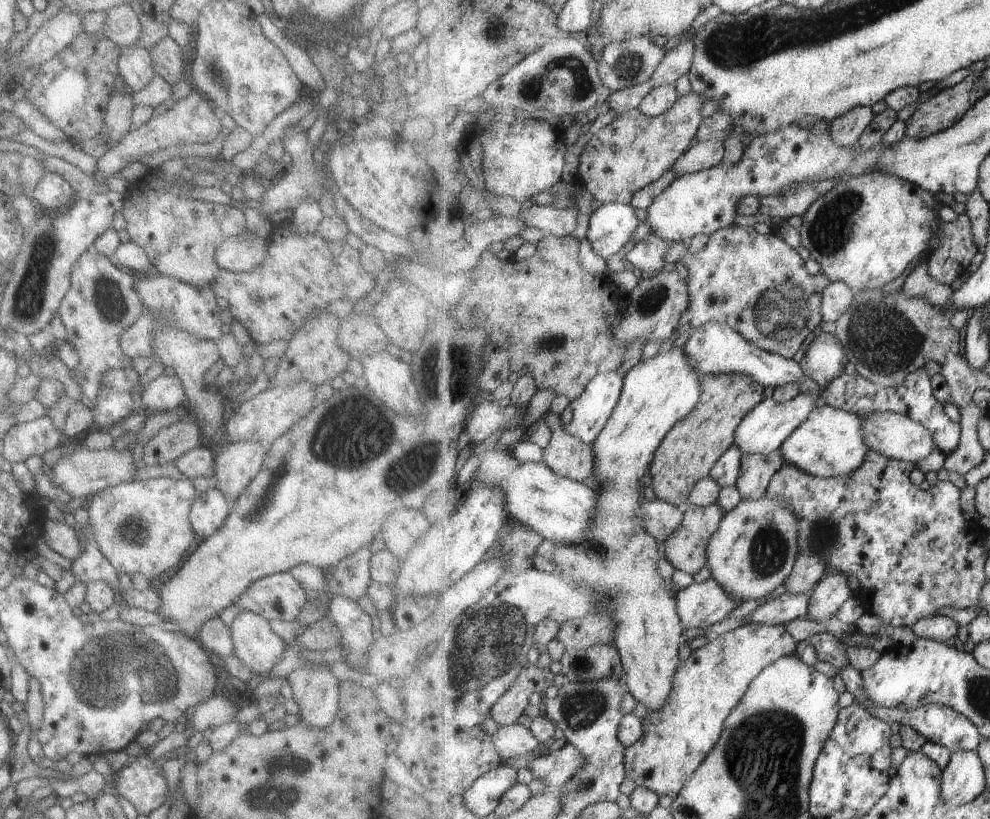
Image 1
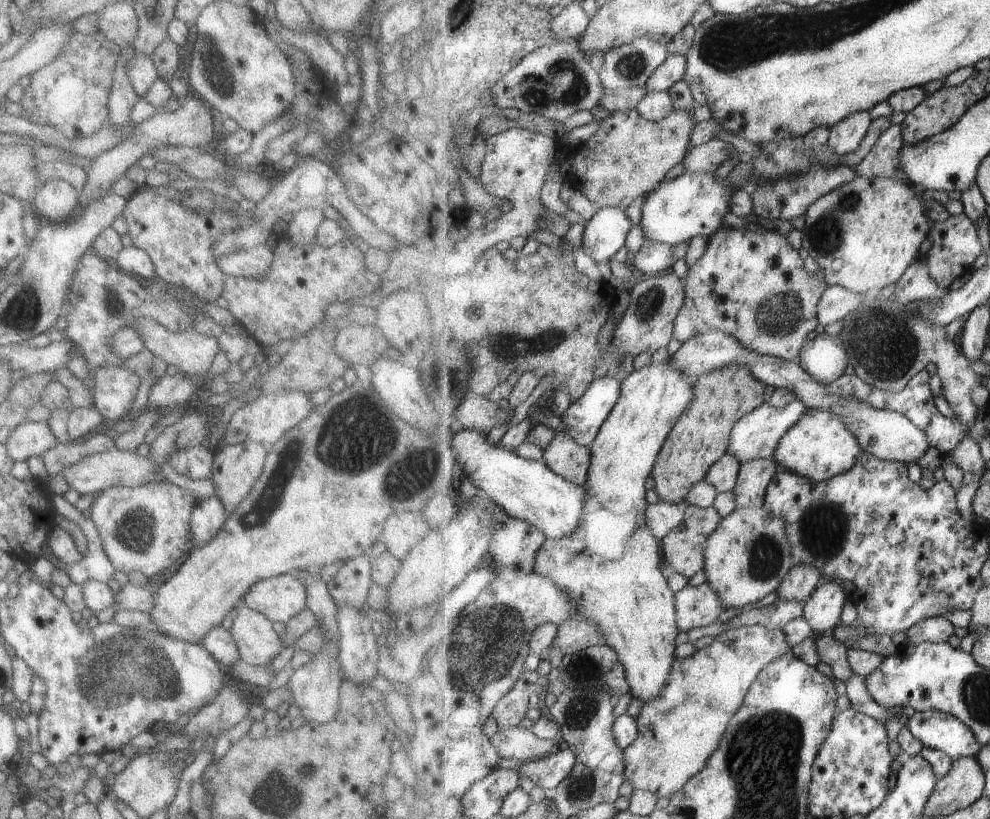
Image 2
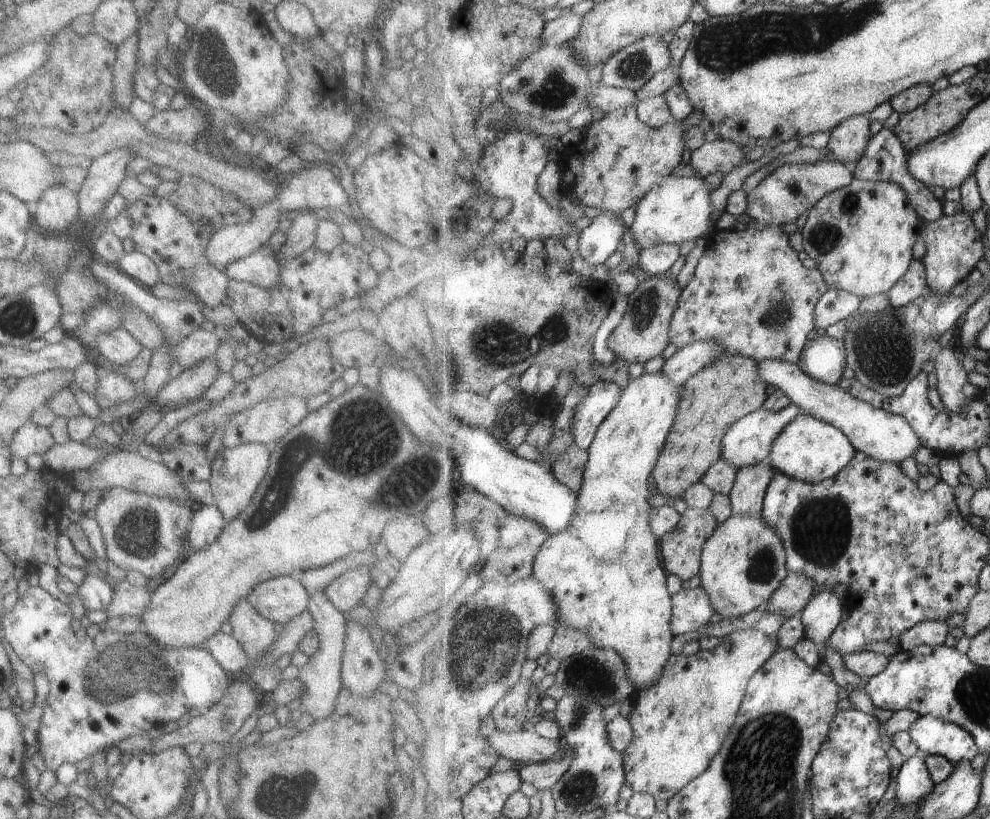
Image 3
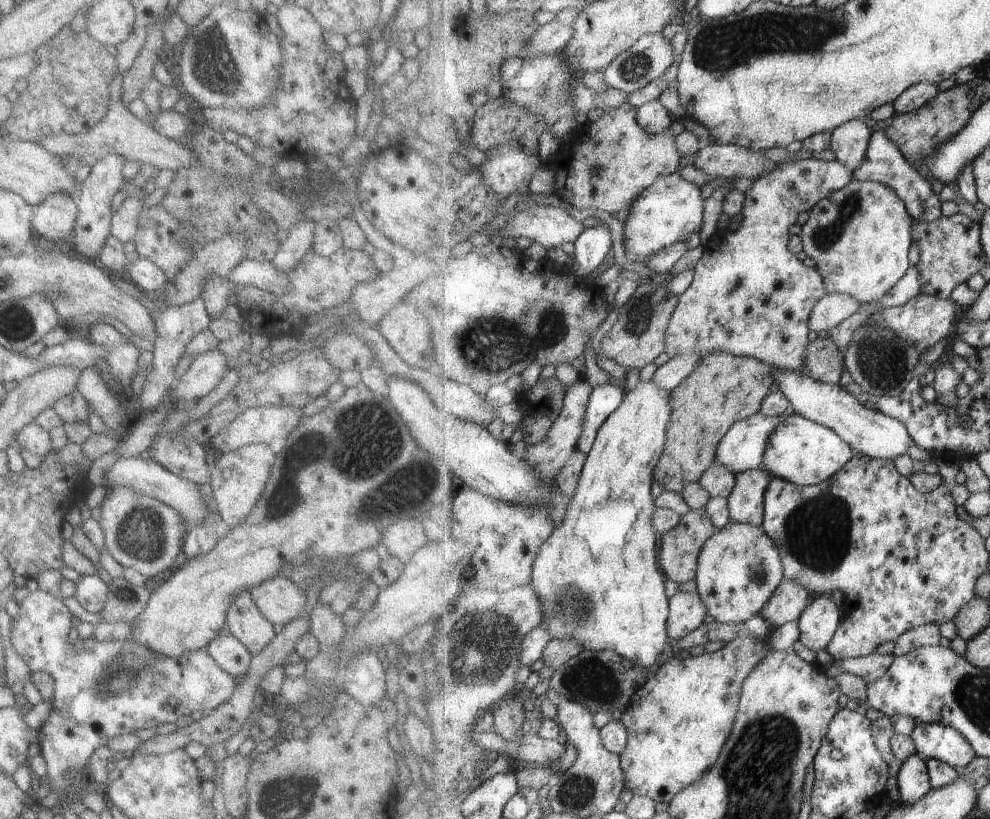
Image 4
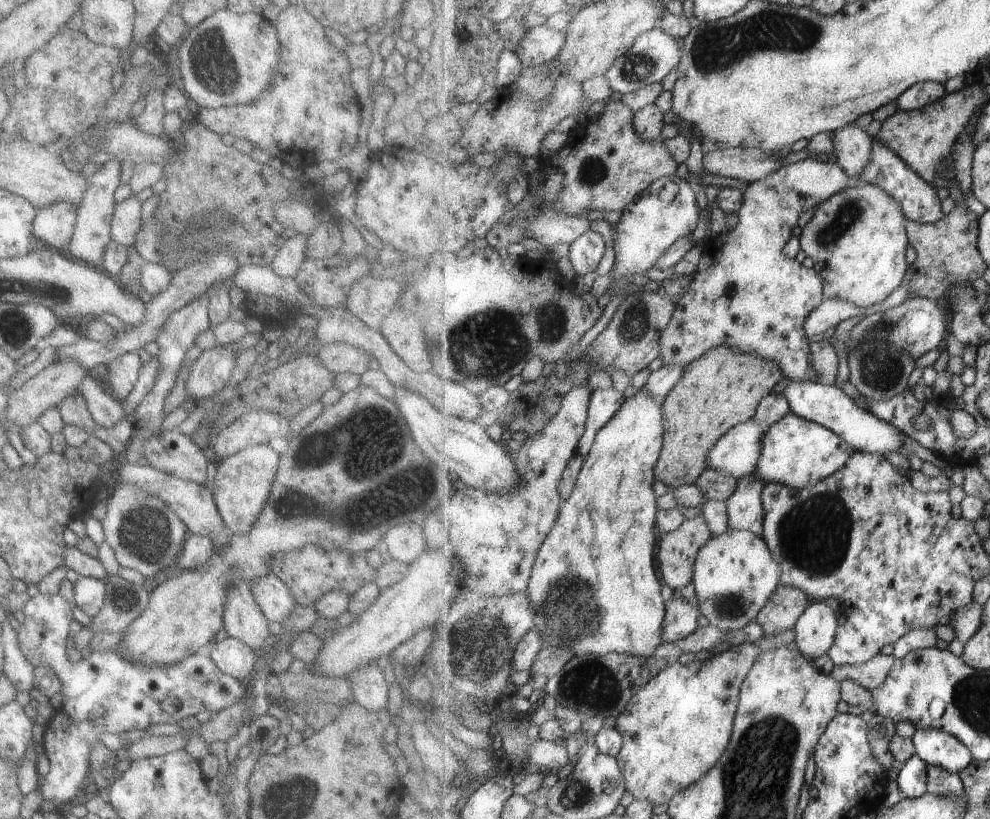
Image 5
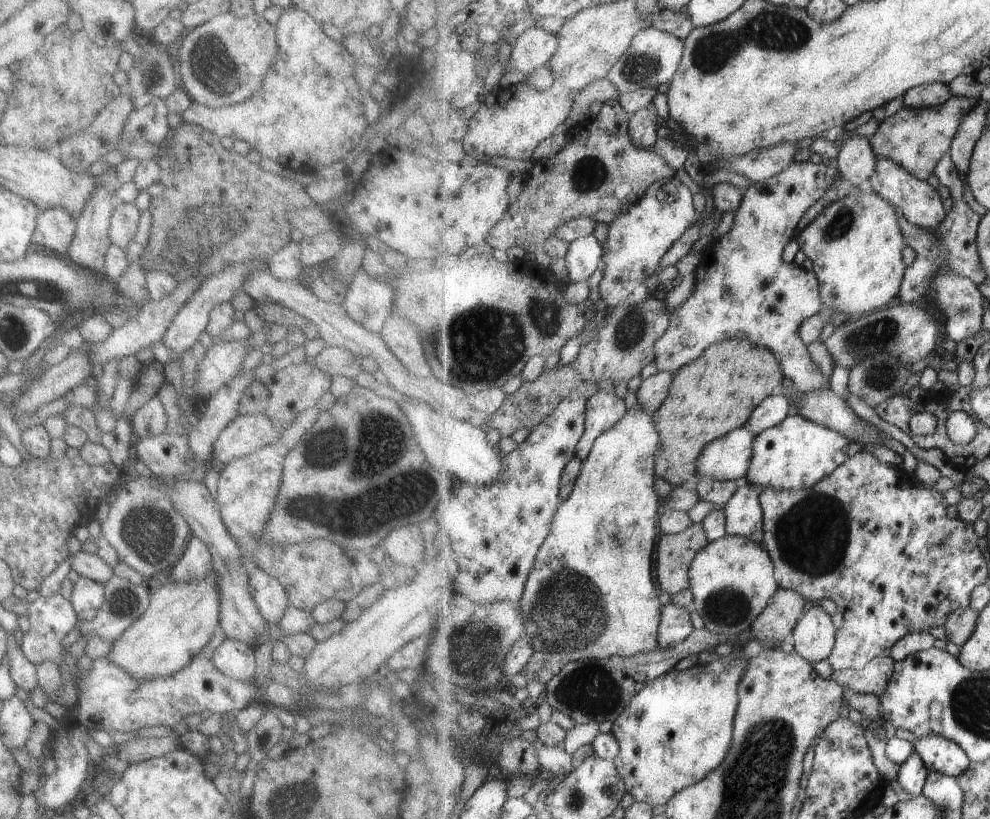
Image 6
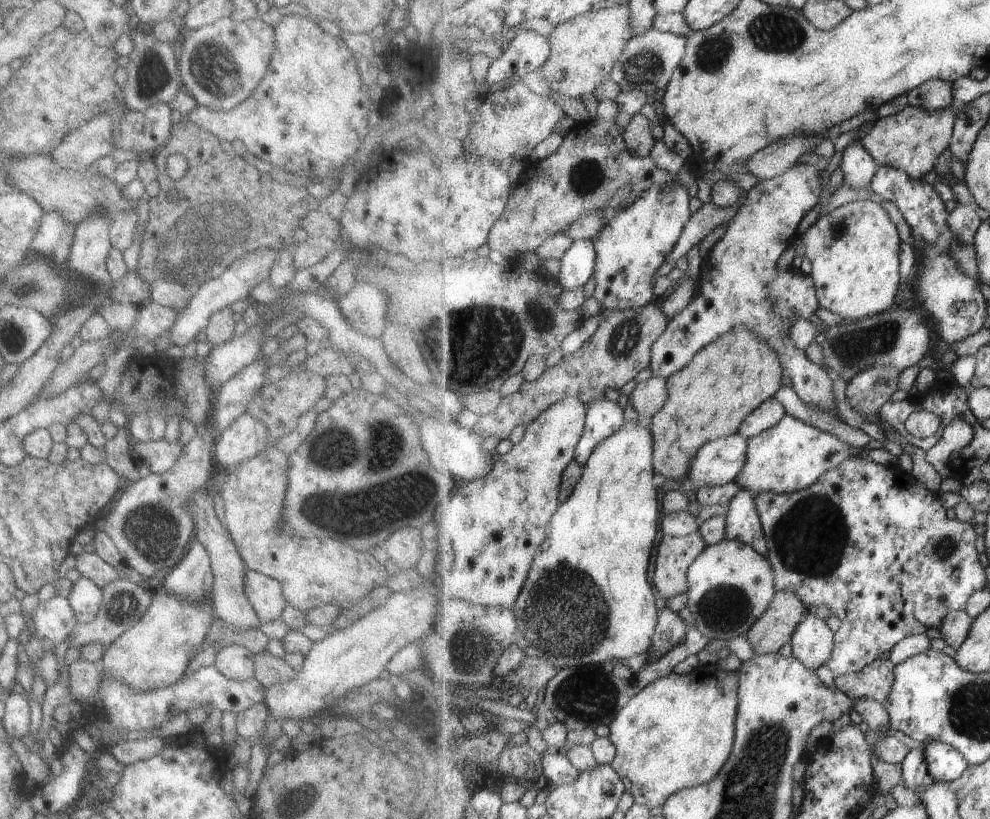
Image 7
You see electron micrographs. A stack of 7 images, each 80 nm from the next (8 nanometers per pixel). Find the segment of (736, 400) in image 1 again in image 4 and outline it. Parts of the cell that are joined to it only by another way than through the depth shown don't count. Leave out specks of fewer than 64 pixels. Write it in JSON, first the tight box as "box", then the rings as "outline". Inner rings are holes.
{"box":[654,352,773,493],"outline":[[[727,352],[703,357],[697,370],[672,391],[673,416],[664,454],[654,473],[657,483],[675,493],[698,483],[716,462],[717,448],[725,434],[737,422],[760,413],[773,382],[773,367],[760,359]]]}

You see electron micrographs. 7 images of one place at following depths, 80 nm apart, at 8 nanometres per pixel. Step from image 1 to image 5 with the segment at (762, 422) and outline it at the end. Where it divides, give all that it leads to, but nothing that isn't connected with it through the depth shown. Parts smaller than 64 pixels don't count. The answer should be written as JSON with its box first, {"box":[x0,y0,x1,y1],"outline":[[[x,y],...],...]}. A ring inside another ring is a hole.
{"box":[709,420,767,479],"outline":[[[755,420],[735,426],[711,450],[709,466],[737,479],[756,472],[767,428]]]}

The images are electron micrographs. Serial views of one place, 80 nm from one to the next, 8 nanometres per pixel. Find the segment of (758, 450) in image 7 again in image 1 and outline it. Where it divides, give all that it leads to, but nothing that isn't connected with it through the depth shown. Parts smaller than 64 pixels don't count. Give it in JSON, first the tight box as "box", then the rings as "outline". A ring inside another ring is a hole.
{"box":[780,403,871,478],"outline":[[[820,403],[810,418],[787,438],[780,450],[786,463],[812,476],[834,478],[859,470],[871,448],[865,442],[865,426],[860,415]]]}

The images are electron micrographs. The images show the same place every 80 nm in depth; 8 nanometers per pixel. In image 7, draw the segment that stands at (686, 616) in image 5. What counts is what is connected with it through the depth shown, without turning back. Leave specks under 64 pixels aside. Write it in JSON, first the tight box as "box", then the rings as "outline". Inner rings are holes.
{"box":[648,607,689,662],"outline":[[[668,607],[660,610],[657,634],[655,634],[653,646],[649,648],[648,652],[649,658],[653,662],[663,658],[665,654],[686,640],[689,624],[678,613],[671,611]]]}

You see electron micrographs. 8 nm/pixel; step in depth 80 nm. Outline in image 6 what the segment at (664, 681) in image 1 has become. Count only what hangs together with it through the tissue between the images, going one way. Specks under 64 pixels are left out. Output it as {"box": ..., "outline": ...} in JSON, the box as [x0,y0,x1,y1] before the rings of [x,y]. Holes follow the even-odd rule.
{"box":[520,406,663,662],"outline":[[[634,406],[633,412],[628,412],[612,429],[605,431],[596,440],[592,452],[583,461],[582,469],[575,483],[573,492],[567,500],[563,500],[556,516],[552,522],[552,532],[541,545],[539,556],[532,573],[529,575],[523,598],[520,600],[520,607],[524,612],[526,635],[531,638],[531,646],[535,652],[549,652],[553,656],[561,654],[565,662],[581,660],[581,658],[608,659],[619,655],[630,657],[639,653],[648,653],[658,647],[658,630],[663,614],[663,606],[659,600],[661,590],[655,584],[653,578],[653,552],[657,542],[657,518],[659,518],[659,506],[661,501],[655,492],[655,456],[661,448],[660,432],[656,427],[655,415],[646,411],[643,407]]]}

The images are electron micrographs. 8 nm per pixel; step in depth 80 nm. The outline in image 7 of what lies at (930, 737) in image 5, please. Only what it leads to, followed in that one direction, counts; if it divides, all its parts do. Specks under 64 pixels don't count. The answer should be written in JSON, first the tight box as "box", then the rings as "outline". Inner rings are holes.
{"box":[925,742,969,783],"outline":[[[945,742],[925,743],[925,760],[927,760],[929,777],[934,780],[953,783],[969,768],[967,758]]]}

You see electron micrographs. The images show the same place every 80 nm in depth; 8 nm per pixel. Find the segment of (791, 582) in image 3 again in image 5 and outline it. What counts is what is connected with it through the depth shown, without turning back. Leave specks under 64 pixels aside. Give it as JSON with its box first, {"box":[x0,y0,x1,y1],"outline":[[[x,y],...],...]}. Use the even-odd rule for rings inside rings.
{"box":[757,585,811,635],"outline":[[[780,585],[768,605],[757,616],[765,628],[766,635],[779,634],[785,630],[794,630],[799,618],[811,604],[809,596],[799,588]]]}

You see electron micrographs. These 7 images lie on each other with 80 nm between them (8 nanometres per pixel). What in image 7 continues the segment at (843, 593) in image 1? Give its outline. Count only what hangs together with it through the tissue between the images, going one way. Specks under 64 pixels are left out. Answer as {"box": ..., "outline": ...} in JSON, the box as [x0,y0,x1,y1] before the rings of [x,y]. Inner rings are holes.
{"box":[790,609,836,670],"outline":[[[810,609],[790,643],[792,655],[799,658],[811,670],[826,666],[832,658],[836,633]]]}

